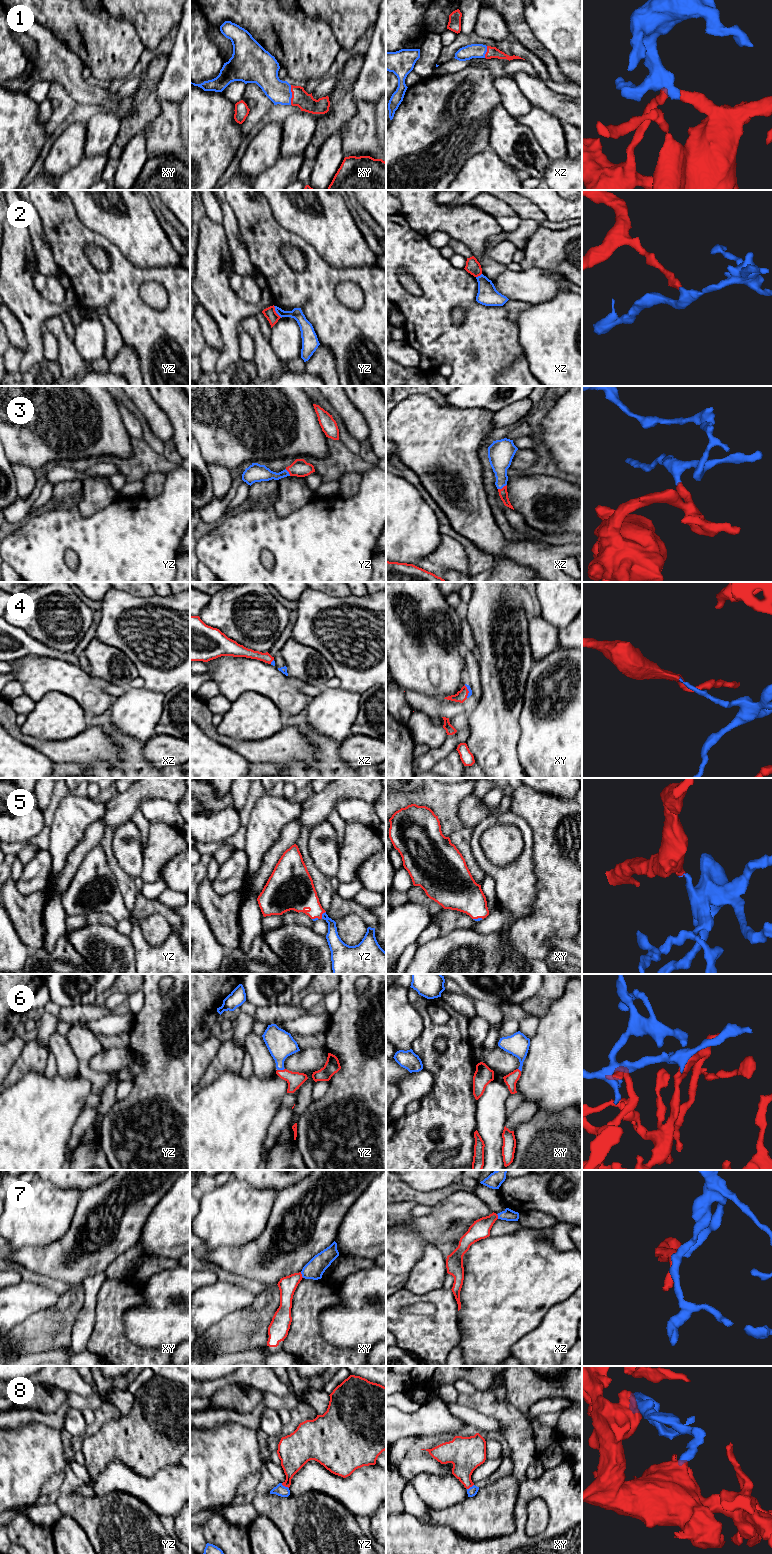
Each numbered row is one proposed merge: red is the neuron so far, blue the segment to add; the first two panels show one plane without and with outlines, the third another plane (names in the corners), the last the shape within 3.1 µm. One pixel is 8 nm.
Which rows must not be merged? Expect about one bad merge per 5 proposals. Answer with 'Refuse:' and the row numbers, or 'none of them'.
Refuse: 2, 7

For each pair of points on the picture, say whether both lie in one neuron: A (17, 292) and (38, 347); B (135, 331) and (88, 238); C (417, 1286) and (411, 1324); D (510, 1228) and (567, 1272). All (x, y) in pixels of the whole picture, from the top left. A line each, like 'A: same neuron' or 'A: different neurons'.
A: same neuron
B: same neuron
C: different neurons
D: different neurons

